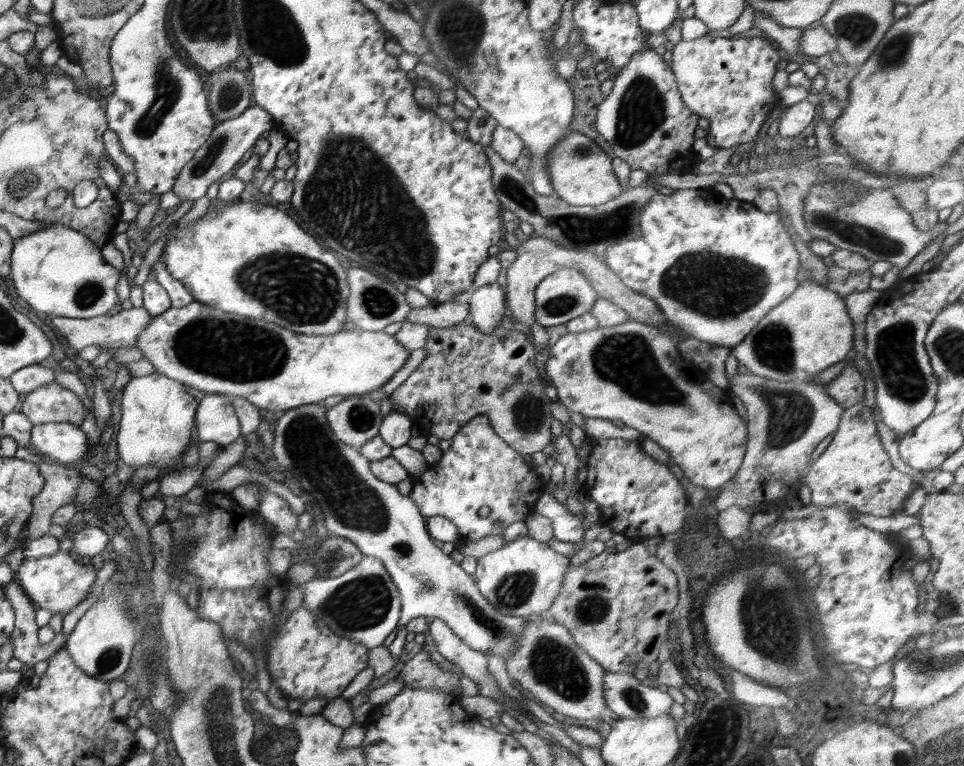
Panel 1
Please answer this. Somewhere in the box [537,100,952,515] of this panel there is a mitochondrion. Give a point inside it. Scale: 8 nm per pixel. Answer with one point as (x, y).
(712, 285)

